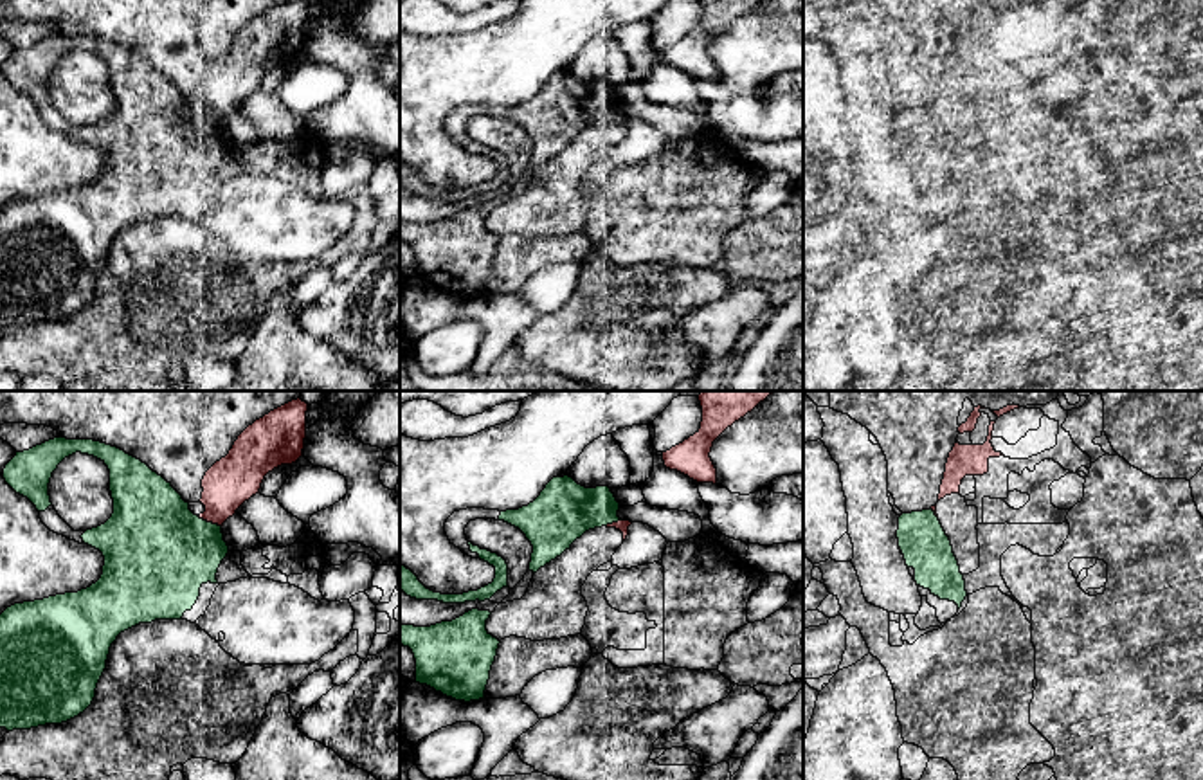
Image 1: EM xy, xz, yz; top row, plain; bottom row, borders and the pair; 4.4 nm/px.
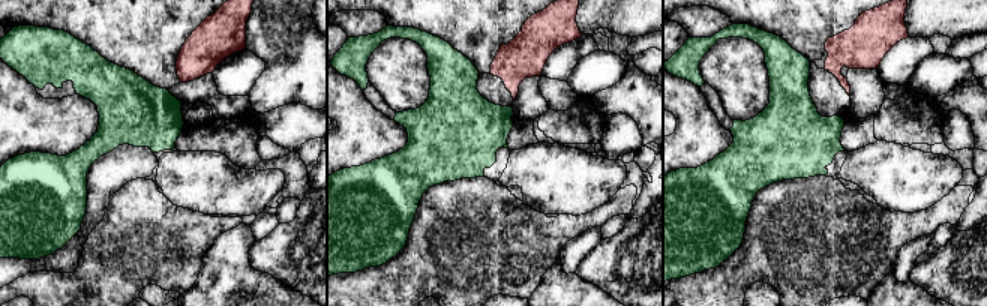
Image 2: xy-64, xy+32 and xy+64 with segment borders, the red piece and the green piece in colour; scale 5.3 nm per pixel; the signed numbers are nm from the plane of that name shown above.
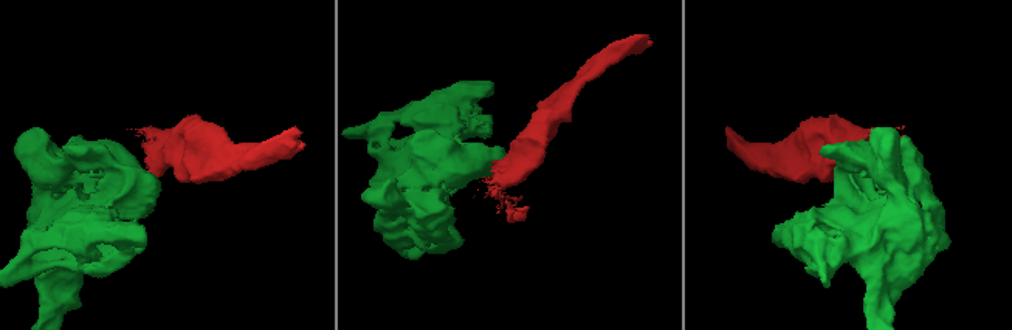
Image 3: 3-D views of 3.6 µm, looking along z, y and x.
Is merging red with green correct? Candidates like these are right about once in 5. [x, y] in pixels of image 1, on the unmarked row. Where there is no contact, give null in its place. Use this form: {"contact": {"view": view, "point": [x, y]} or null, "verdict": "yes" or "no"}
{"contact": {"view": "xy", "point": [209, 117]}, "verdict": "no"}

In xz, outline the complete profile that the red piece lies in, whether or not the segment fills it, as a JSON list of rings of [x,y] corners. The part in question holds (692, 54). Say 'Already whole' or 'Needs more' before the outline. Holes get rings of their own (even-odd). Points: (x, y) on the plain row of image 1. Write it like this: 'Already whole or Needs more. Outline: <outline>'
Already whole. Outline: [[[701,0],[701,25],[683,40],[663,49],[665,63],[697,79],[717,79],[717,65],[710,54],[713,38],[758,0]]]

